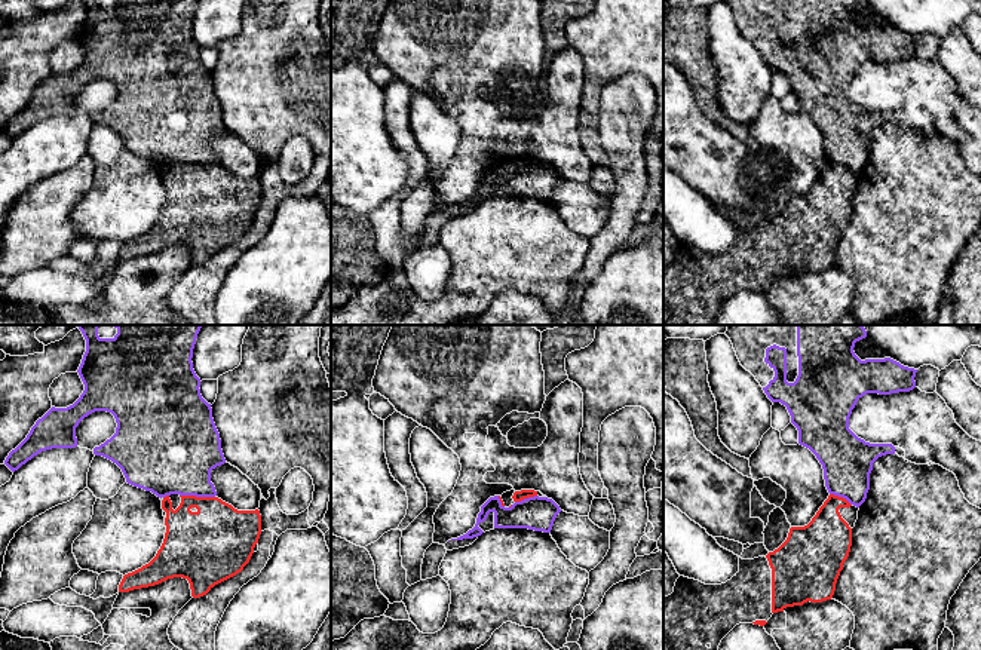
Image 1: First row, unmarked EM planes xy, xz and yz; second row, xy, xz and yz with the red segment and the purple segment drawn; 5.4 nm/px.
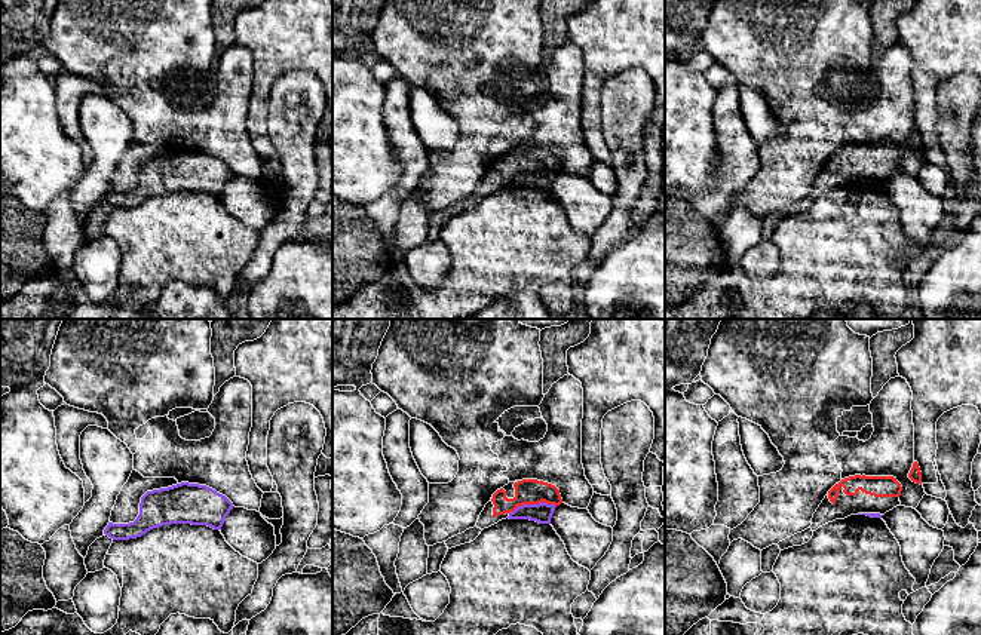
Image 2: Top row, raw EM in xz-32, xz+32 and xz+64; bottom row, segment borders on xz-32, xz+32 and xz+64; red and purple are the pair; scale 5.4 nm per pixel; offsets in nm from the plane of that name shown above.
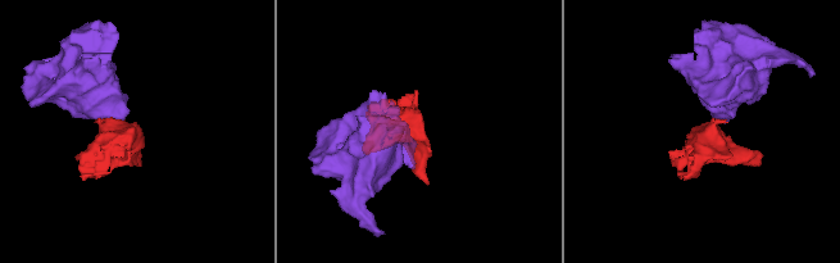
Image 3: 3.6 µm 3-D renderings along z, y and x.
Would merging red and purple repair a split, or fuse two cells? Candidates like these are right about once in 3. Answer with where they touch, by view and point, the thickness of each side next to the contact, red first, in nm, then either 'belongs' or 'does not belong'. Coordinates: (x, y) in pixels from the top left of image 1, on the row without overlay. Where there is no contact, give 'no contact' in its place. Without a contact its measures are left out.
xy (198, 165) | 380/400 nm | does not belong

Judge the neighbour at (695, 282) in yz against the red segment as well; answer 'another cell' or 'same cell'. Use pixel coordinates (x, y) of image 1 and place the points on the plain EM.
same cell

